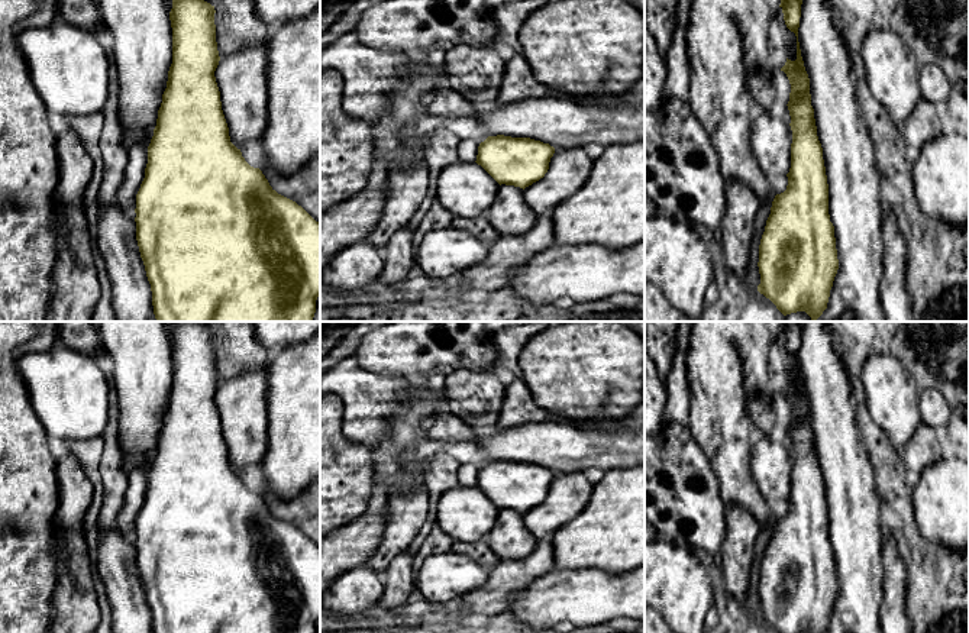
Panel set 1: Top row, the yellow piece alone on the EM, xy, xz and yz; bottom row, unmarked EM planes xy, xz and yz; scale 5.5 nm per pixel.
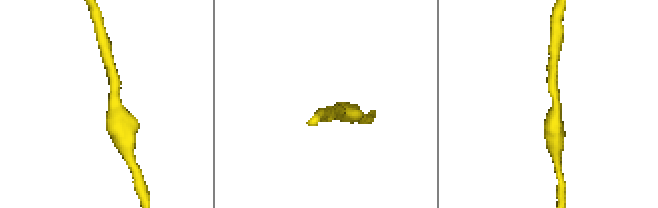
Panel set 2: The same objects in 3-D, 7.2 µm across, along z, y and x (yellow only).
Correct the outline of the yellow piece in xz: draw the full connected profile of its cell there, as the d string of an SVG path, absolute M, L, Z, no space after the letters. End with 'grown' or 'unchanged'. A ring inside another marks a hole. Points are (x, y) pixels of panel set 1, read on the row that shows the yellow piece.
M488 136L478 146L475 162L446 165L435 198L455 217L487 214L501 184L526 188L545 177L555 148L530 138Z; grown

